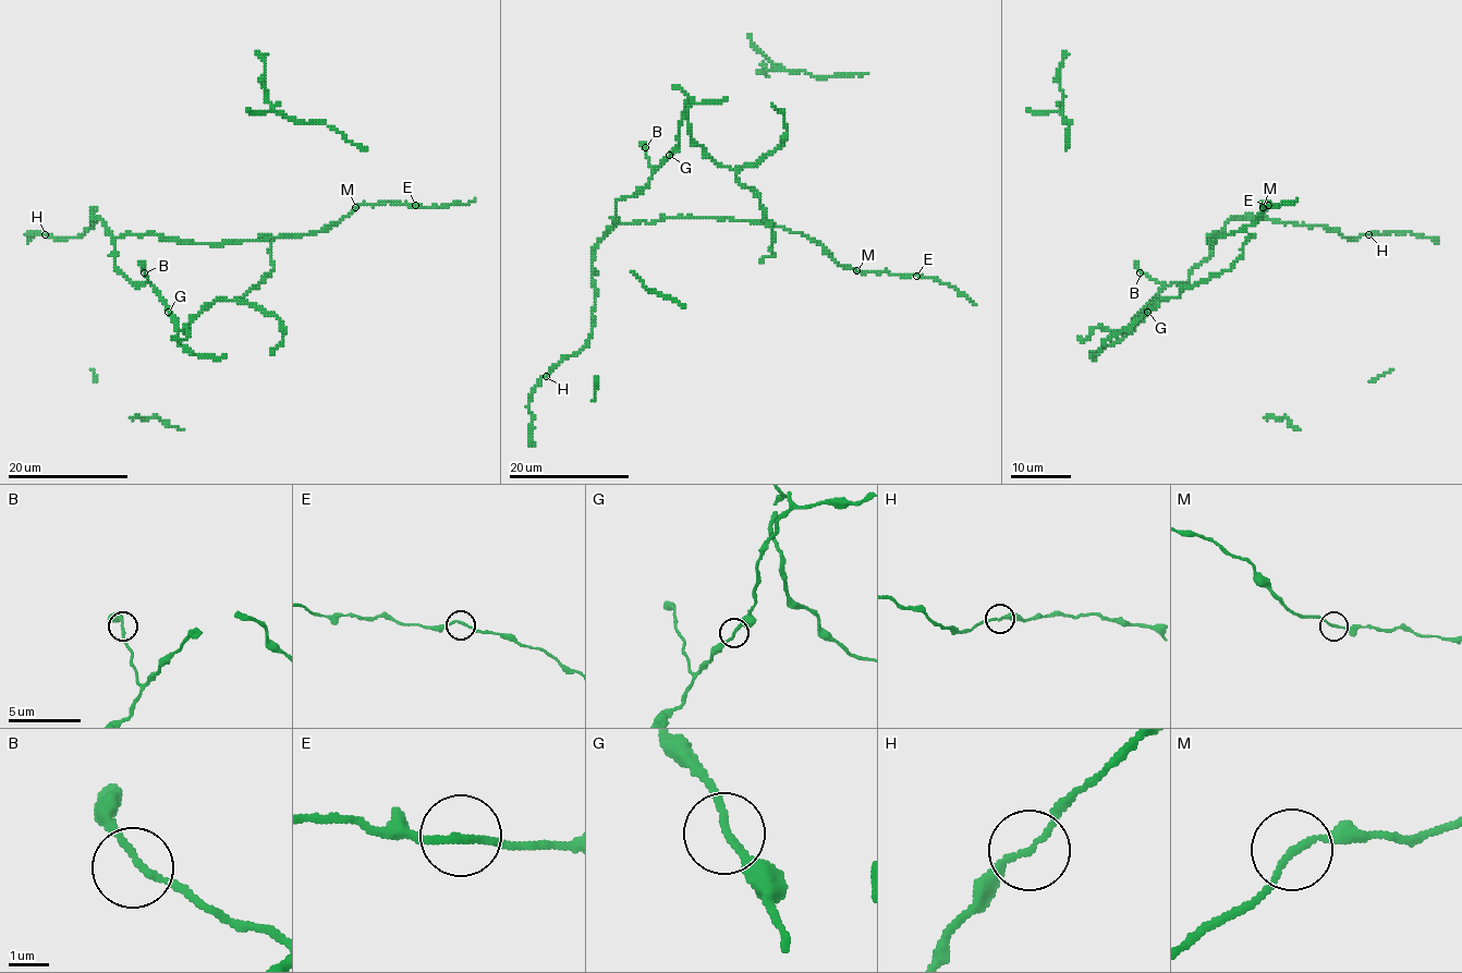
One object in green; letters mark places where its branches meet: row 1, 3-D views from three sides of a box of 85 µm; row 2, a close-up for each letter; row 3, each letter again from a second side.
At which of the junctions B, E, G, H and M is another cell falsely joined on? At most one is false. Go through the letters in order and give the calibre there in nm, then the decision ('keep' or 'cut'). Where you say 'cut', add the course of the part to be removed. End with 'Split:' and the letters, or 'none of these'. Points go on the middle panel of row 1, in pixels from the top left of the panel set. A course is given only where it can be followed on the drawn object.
B: 160 nm thick; keep
E: 160 nm thick; keep
G: 170 nm thick; keep
H: 150 nm thick; keep
M: 150 nm thick; keep
Split: none of these

